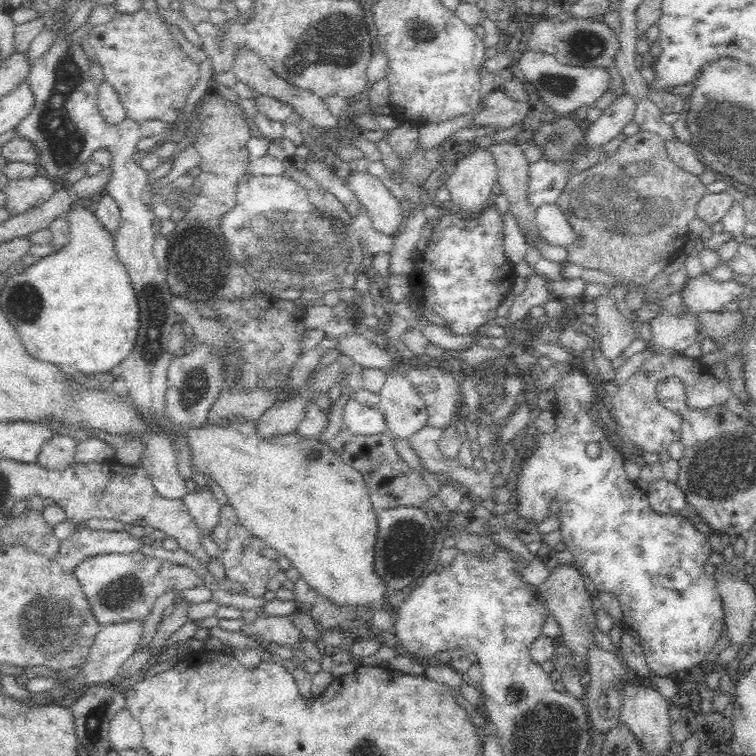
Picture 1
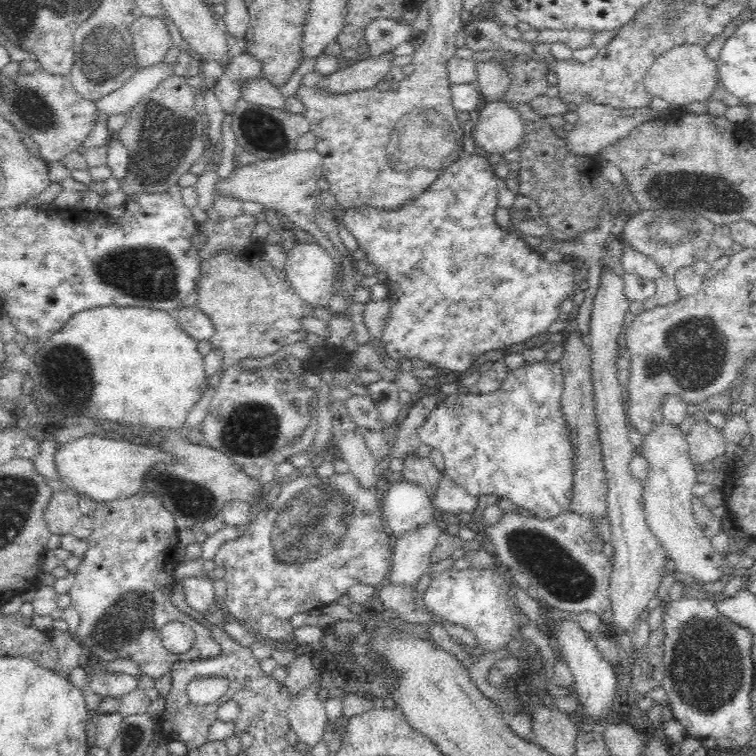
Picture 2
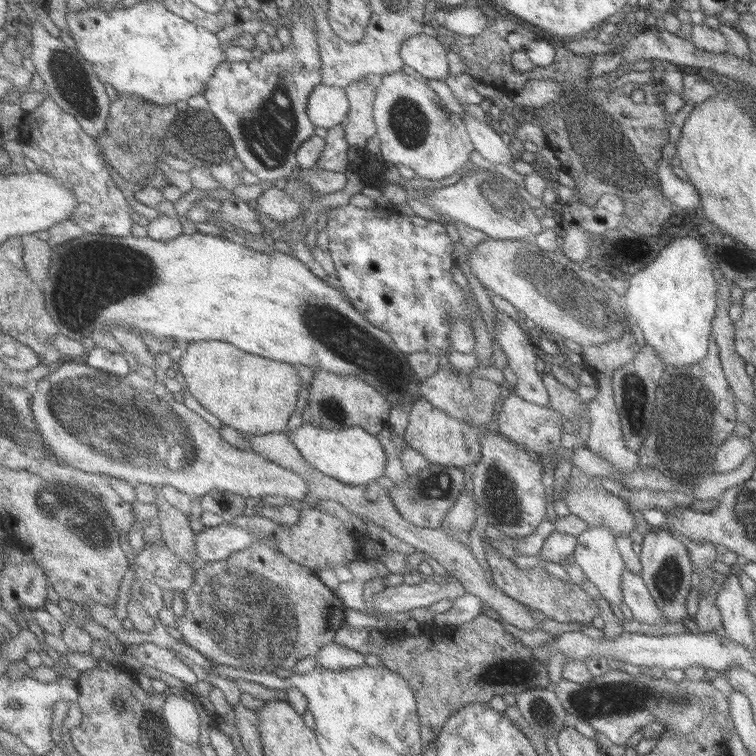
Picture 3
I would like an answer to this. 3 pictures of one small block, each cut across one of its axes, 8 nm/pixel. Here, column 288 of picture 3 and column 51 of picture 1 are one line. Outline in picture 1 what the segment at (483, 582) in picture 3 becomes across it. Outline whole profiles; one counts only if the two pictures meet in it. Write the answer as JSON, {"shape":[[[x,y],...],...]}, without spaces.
{"shape":[[[50,434],[36,456],[38,464],[50,470],[62,470],[64,466],[74,462],[74,448],[78,438],[76,436],[62,436],[62,434]]]}

